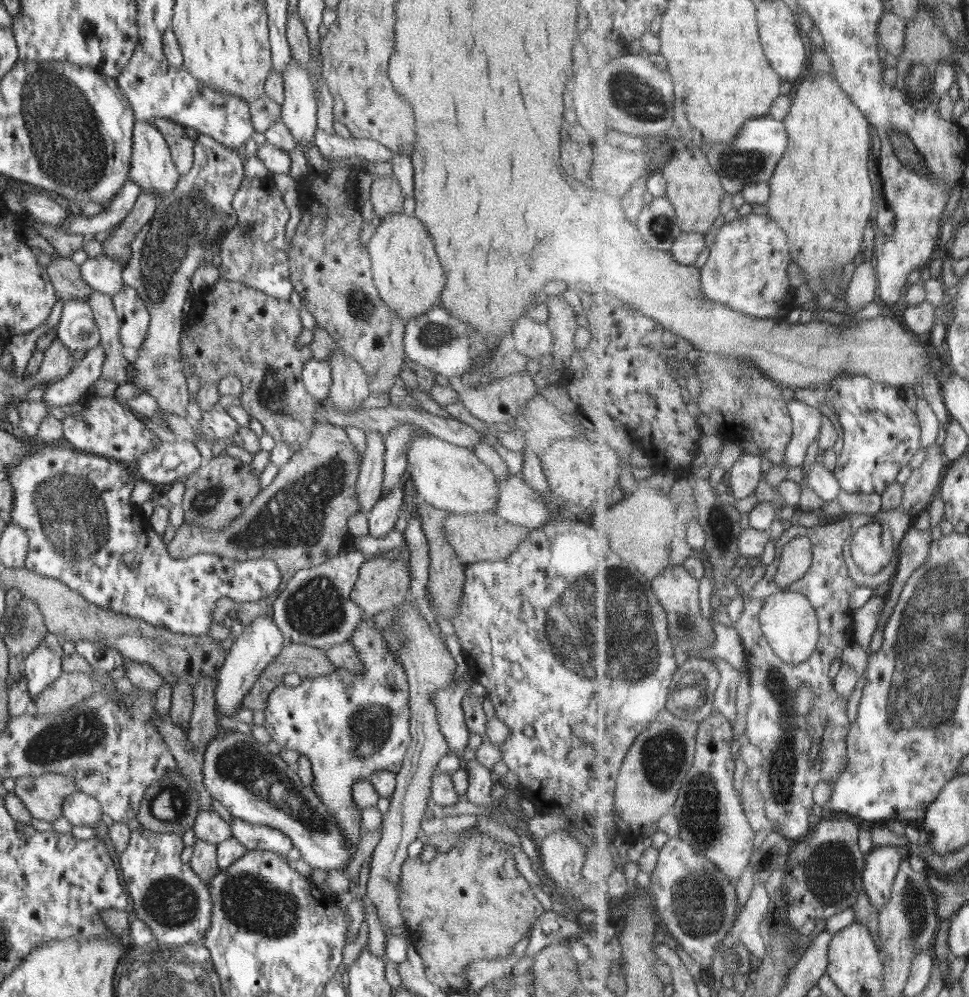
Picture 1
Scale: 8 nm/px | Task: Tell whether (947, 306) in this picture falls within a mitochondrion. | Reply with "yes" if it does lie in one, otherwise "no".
no

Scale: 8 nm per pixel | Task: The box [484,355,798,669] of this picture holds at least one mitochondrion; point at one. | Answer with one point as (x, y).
(720, 526)

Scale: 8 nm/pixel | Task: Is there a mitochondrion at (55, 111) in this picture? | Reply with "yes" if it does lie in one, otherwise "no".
yes

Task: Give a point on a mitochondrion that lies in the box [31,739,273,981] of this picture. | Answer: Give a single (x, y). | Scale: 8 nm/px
(171, 902)

